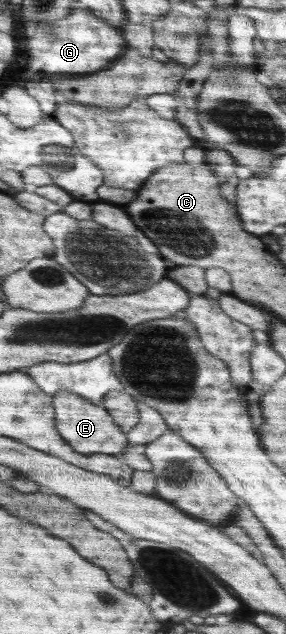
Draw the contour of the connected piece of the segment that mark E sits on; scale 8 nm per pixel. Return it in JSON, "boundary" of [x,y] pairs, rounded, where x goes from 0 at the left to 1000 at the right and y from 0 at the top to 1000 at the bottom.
{"boundary":[[[206,617],[182,626],[196,678],[203,685],[262,710],[269,715],[311,718],[322,715],[364,715],[420,718],[451,703],[441,681],[430,681],[409,670],[381,650],[350,639],[315,637],[287,626],[234,617]]]}

